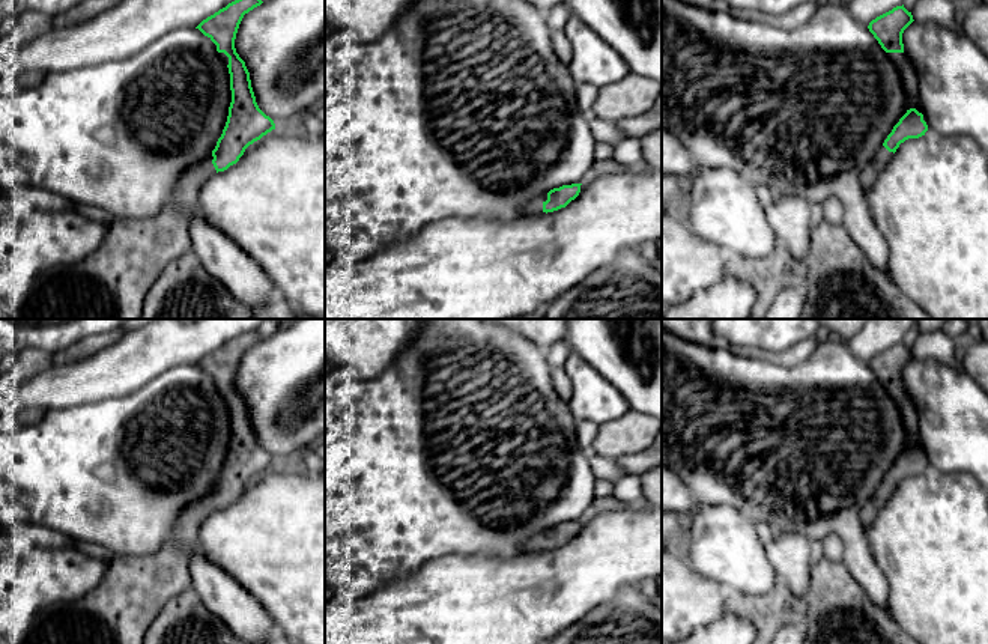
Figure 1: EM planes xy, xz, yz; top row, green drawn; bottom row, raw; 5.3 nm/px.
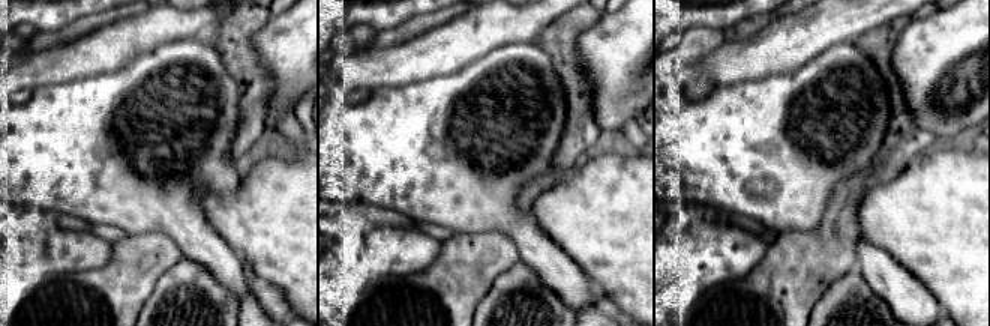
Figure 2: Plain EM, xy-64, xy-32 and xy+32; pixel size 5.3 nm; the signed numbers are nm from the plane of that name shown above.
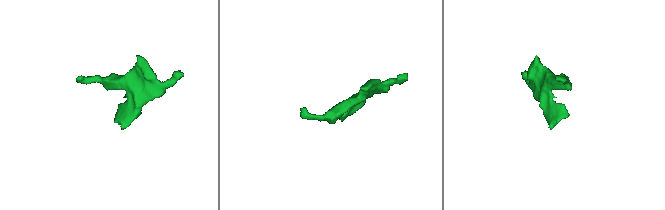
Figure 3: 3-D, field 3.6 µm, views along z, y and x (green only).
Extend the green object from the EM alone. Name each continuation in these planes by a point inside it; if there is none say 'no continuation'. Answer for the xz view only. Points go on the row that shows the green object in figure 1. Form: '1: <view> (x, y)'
1: xz (536, 205)

